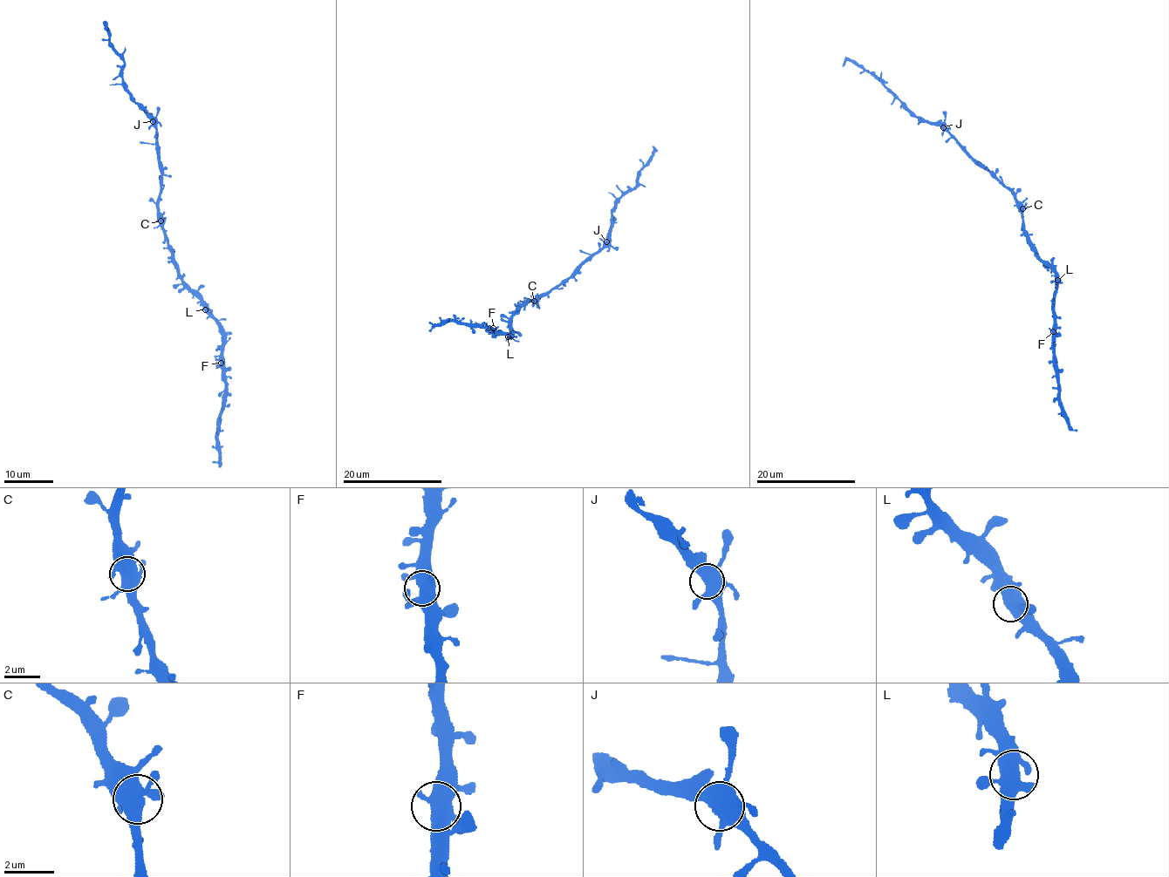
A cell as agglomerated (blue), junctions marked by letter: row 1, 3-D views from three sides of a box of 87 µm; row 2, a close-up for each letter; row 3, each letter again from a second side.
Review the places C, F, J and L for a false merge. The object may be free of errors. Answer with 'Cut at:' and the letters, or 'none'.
Cut at: none

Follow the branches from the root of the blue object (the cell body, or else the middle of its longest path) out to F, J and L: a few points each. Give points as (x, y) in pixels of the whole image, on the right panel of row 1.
F: (1022, 213), (1023, 234), (1055, 275), (1056, 290), (1053, 331)
J: (1022, 213), (1015, 193), (970, 155), (942, 126)
L: (1022, 213), (1023, 234), (1049, 266), (1057, 280)

